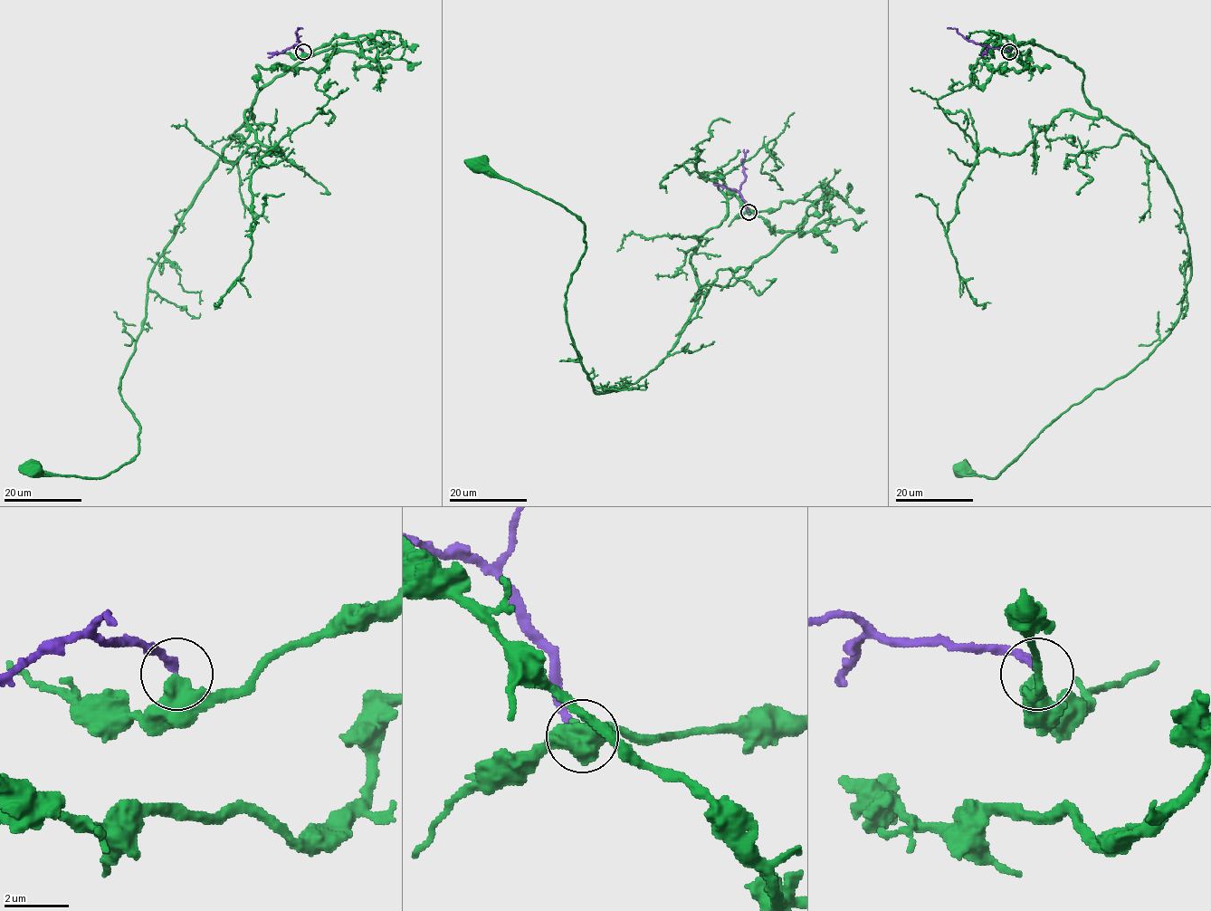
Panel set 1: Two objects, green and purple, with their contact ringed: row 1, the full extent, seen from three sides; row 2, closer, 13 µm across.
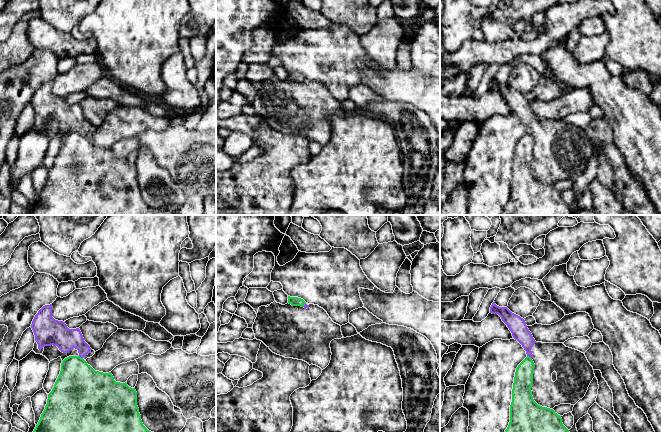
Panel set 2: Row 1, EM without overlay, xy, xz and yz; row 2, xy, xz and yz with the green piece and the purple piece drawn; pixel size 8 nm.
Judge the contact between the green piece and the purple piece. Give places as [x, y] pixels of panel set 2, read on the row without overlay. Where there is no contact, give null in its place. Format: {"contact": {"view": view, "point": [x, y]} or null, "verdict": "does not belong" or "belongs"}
{"contact": {"view": "yz", "point": [528, 132]}, "verdict": "does not belong"}

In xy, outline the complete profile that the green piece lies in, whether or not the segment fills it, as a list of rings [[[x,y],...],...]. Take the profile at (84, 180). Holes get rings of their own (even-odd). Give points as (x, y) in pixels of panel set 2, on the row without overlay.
[[[69,132],[61,139],[60,150],[34,207],[26,215],[174,215],[167,210],[149,207],[142,199],[137,182],[137,168],[127,159],[114,156],[111,148],[95,147],[80,132]]]

